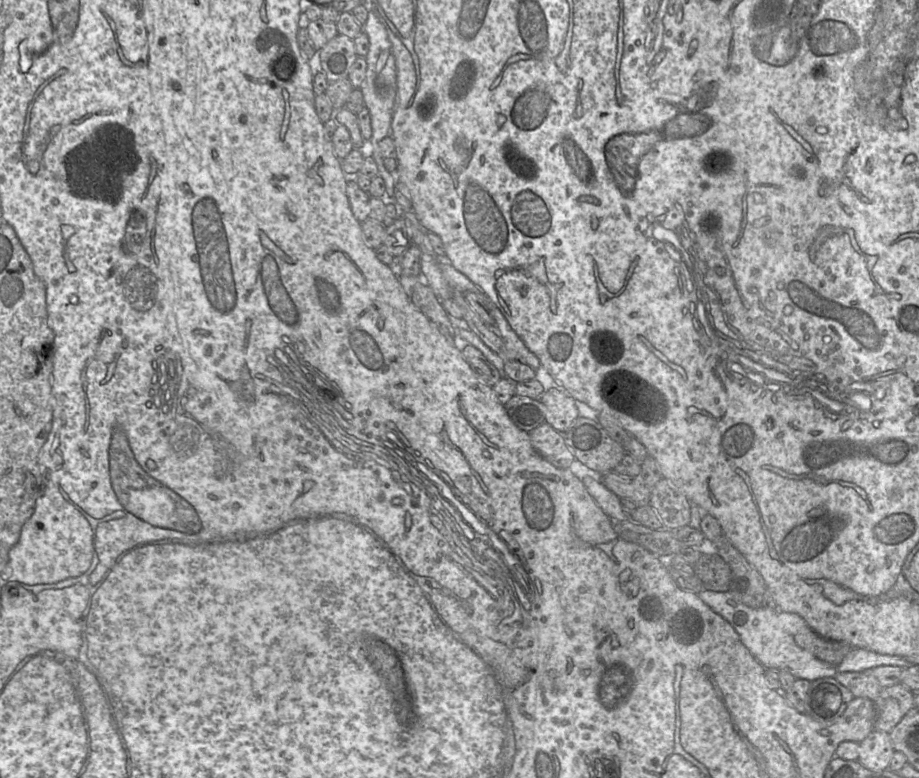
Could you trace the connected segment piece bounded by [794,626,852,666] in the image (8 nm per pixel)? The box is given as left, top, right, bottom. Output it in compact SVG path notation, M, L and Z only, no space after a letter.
M810 626L800 629L794 639L797 646L809 651L819 660L834 666L840 664L852 648L847 642L821 636Z

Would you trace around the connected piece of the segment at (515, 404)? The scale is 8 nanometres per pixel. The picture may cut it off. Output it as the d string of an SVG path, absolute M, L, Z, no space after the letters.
M514 395L504 407L514 425L525 433L545 422L545 406L539 399Z

